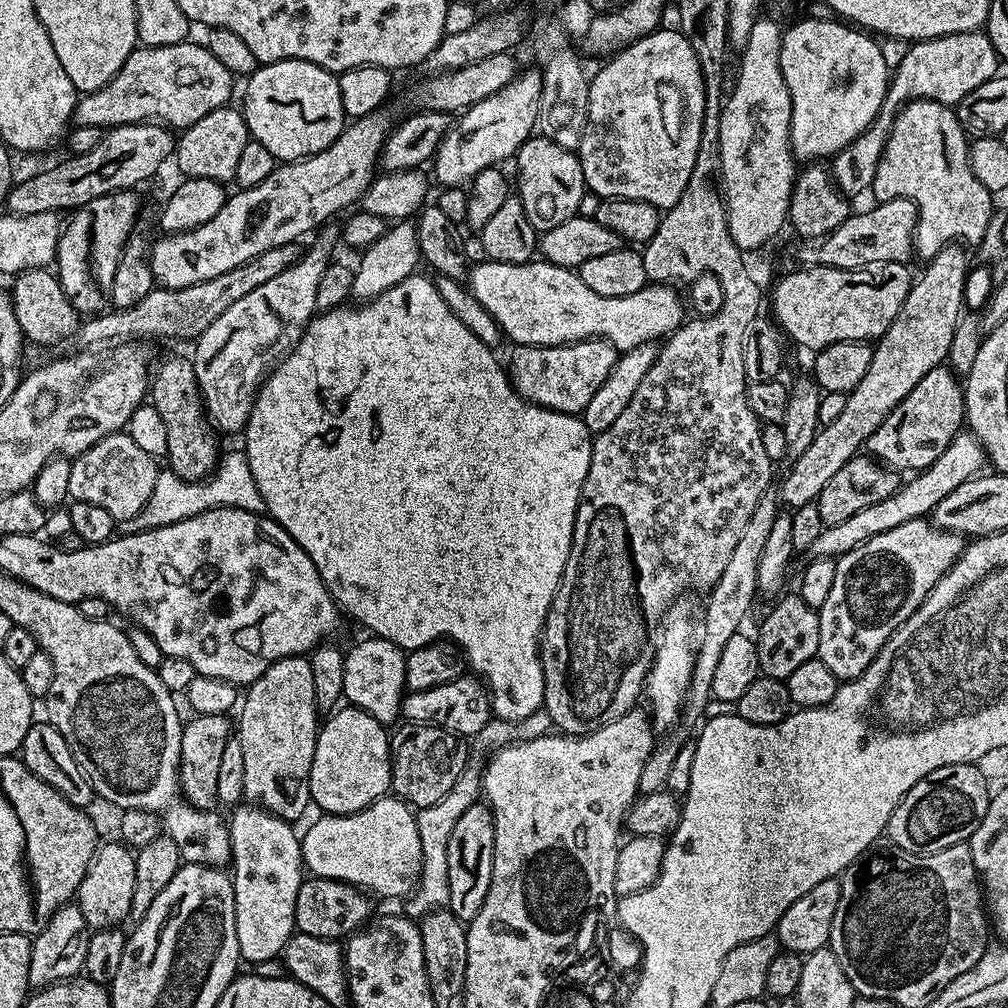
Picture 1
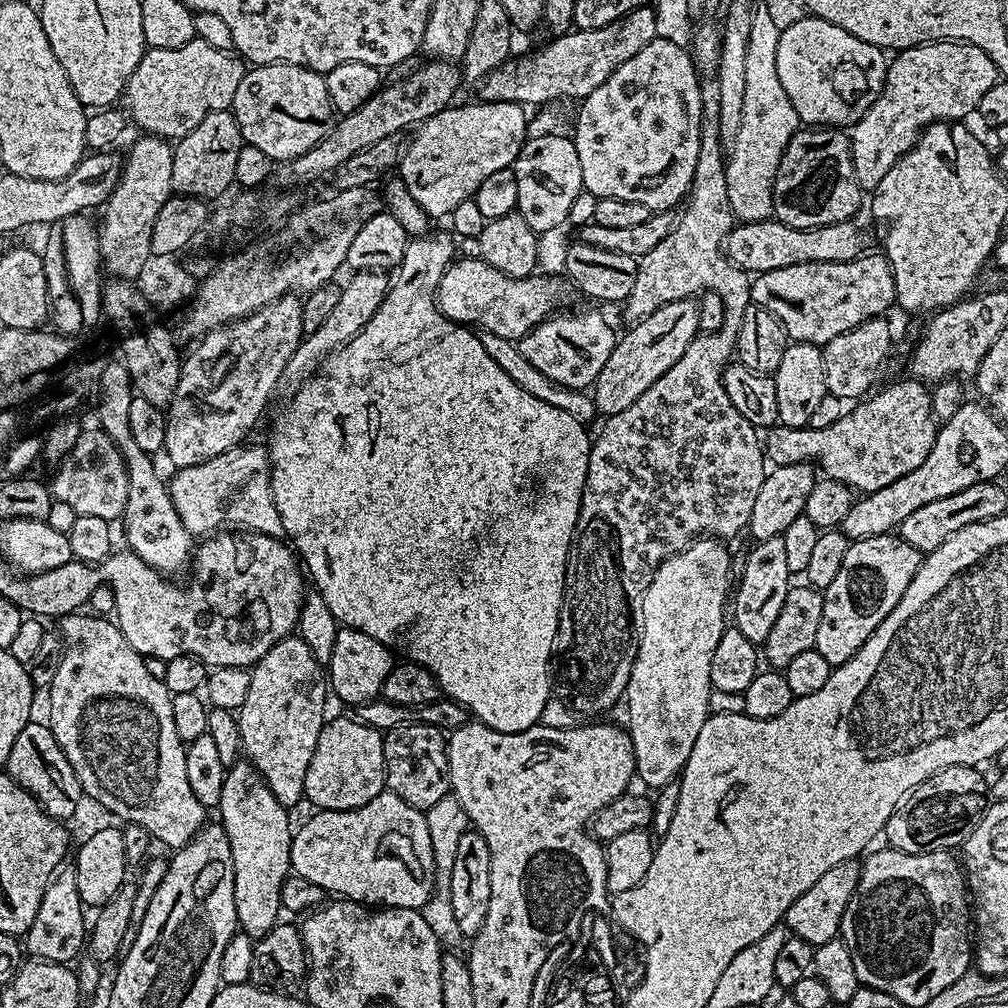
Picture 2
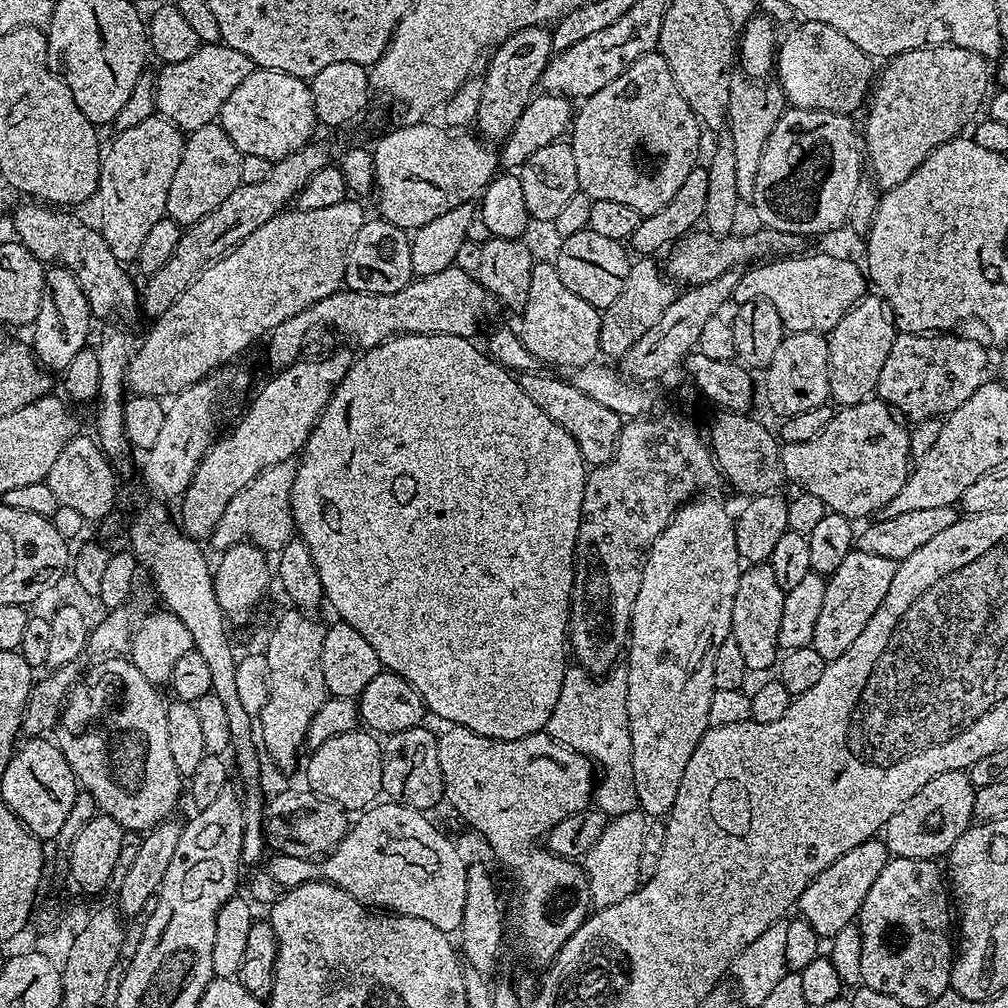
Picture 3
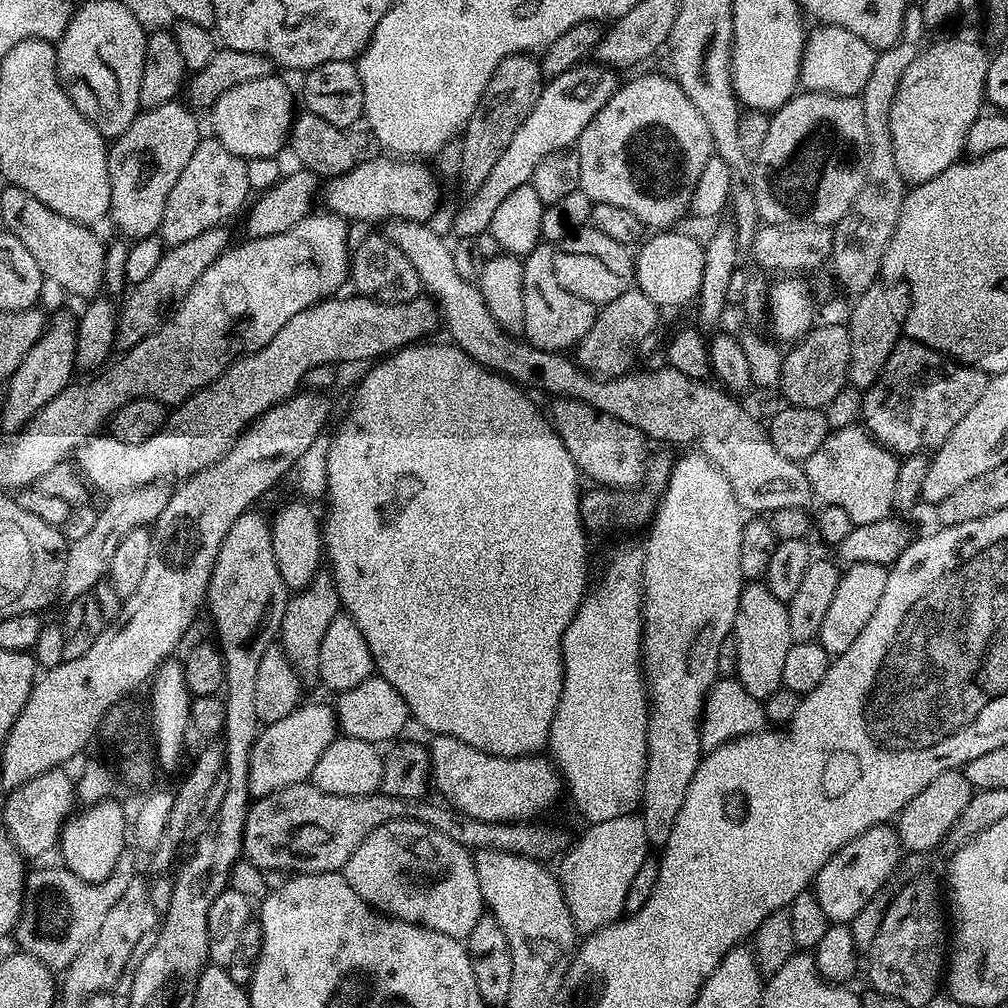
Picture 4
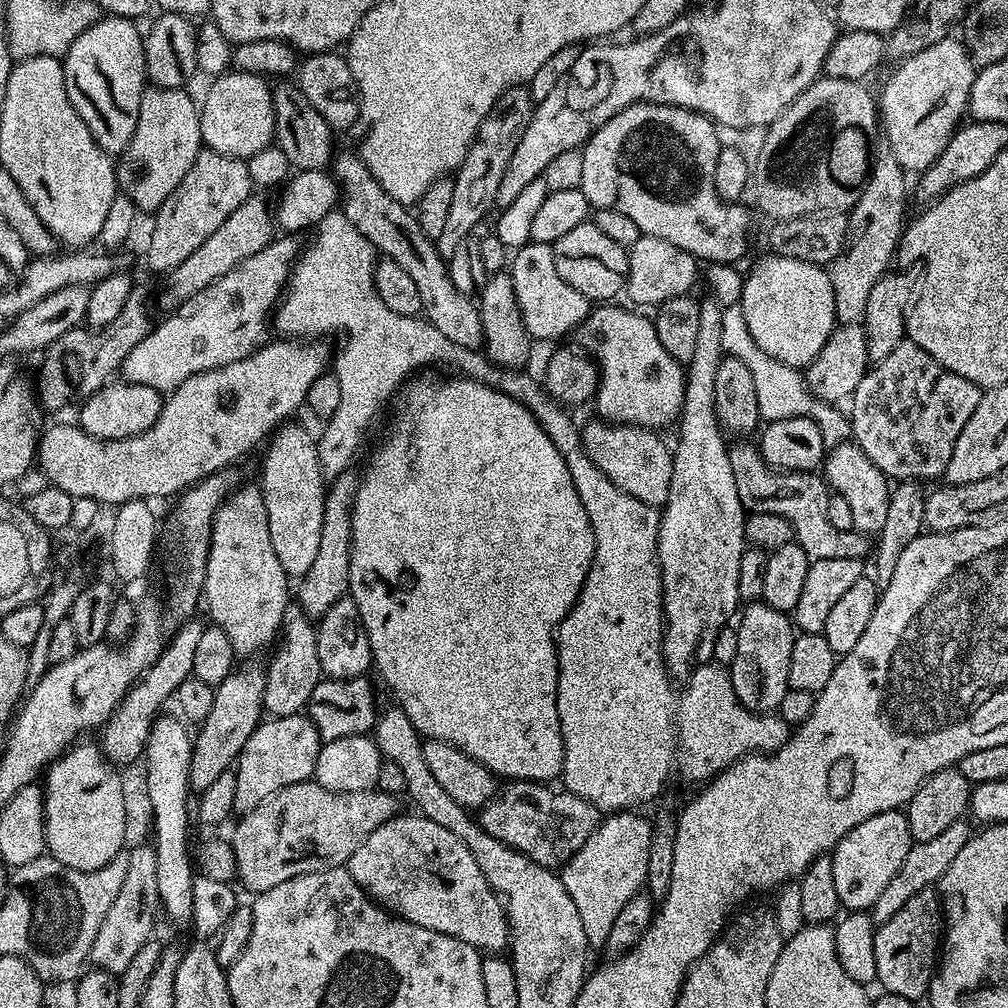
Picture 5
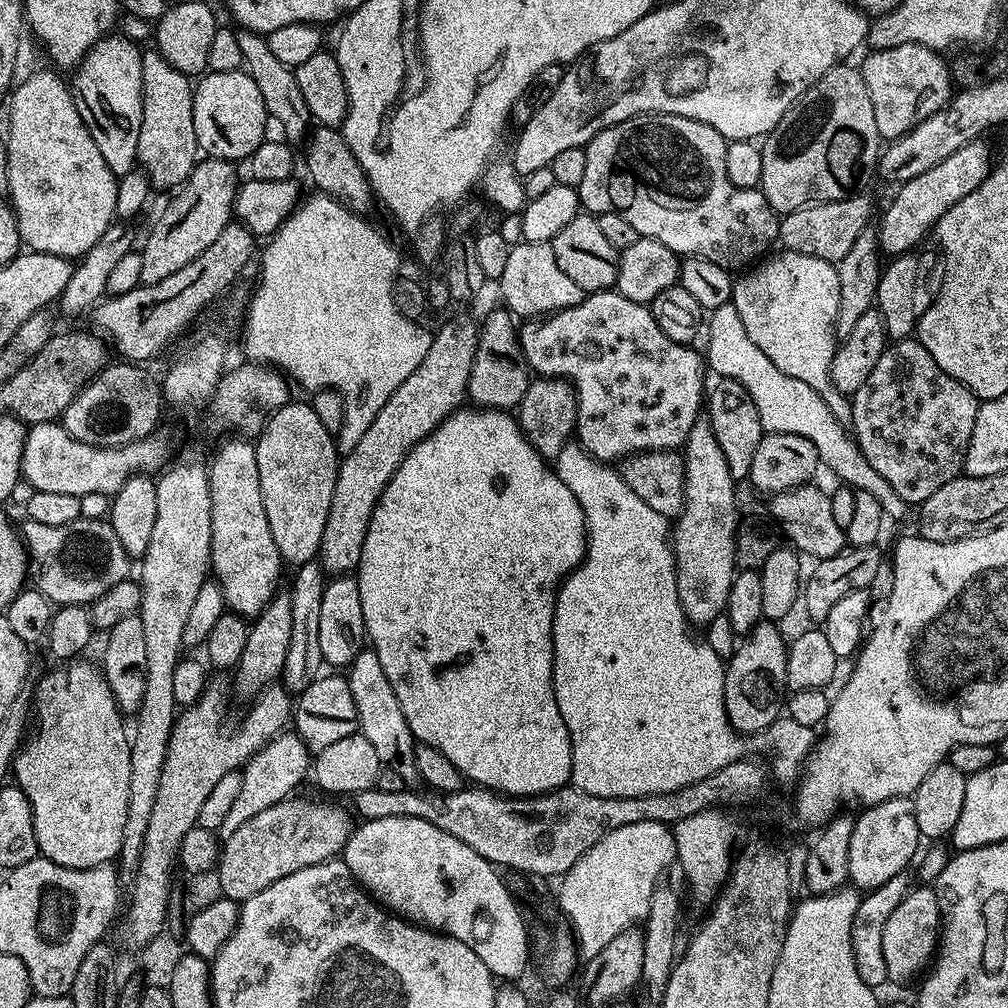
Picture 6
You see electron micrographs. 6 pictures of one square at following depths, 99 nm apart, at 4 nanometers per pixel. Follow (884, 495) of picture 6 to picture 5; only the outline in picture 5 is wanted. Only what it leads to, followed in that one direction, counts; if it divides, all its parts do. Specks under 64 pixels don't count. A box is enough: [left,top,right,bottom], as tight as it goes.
[722,304,851,447]

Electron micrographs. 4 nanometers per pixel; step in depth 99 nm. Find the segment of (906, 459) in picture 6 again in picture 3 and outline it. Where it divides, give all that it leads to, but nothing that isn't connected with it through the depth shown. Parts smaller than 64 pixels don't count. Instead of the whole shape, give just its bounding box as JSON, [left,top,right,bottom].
[875,332,989,422]

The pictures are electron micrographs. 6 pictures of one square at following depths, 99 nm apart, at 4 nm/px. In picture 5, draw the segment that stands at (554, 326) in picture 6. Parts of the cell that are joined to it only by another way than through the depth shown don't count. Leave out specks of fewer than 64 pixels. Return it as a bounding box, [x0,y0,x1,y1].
[574,302,685,430]

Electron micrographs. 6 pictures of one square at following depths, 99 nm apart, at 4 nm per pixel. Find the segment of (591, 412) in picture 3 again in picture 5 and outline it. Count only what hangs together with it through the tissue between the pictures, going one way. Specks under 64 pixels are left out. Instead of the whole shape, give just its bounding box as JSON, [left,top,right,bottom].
[581,421,673,507]

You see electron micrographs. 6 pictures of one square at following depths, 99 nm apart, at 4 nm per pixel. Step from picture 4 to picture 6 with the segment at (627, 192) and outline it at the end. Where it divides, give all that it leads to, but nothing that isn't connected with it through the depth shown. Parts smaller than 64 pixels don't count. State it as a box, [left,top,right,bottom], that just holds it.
[578,112,781,270]

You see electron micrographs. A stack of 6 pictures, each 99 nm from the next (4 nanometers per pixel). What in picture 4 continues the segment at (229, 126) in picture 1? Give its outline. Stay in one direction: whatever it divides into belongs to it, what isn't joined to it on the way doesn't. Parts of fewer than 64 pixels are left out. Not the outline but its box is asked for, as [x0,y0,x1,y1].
[158,138,252,245]

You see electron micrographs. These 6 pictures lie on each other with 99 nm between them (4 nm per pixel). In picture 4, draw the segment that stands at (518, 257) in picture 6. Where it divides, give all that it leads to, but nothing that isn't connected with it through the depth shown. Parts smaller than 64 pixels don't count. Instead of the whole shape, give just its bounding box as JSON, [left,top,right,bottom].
[522,242,597,353]

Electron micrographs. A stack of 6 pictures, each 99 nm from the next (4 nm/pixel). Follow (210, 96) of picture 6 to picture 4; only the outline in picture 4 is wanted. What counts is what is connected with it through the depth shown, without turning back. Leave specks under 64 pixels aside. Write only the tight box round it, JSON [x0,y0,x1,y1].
[210,74,294,161]

